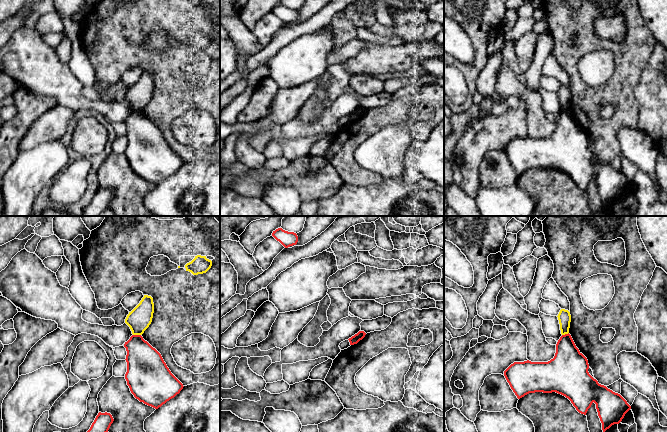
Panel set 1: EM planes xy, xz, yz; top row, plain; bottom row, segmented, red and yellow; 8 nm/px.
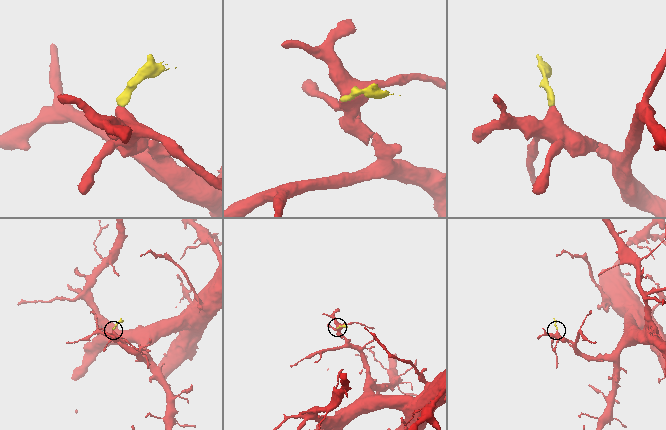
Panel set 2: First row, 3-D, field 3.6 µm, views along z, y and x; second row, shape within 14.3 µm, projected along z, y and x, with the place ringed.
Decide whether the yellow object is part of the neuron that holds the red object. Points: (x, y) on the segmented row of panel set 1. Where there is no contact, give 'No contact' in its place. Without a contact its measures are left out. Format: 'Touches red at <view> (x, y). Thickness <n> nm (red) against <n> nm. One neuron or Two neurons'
Touches red at xy (137, 335). Thickness 300 nm (red) against 190 nm. Two neurons

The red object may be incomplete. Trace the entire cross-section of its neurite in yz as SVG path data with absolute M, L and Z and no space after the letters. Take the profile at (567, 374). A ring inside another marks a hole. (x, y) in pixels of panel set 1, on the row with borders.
M571 335L560 337L556 344L556 353L548 362L514 362L505 371L504 376L518 399L529 393L556 392L568 398L576 410L586 415L592 403L596 404L598 416L605 432L614 424L619 424L625 414L631 409L627 401L618 393L598 383L588 372L587 358L576 347Z

